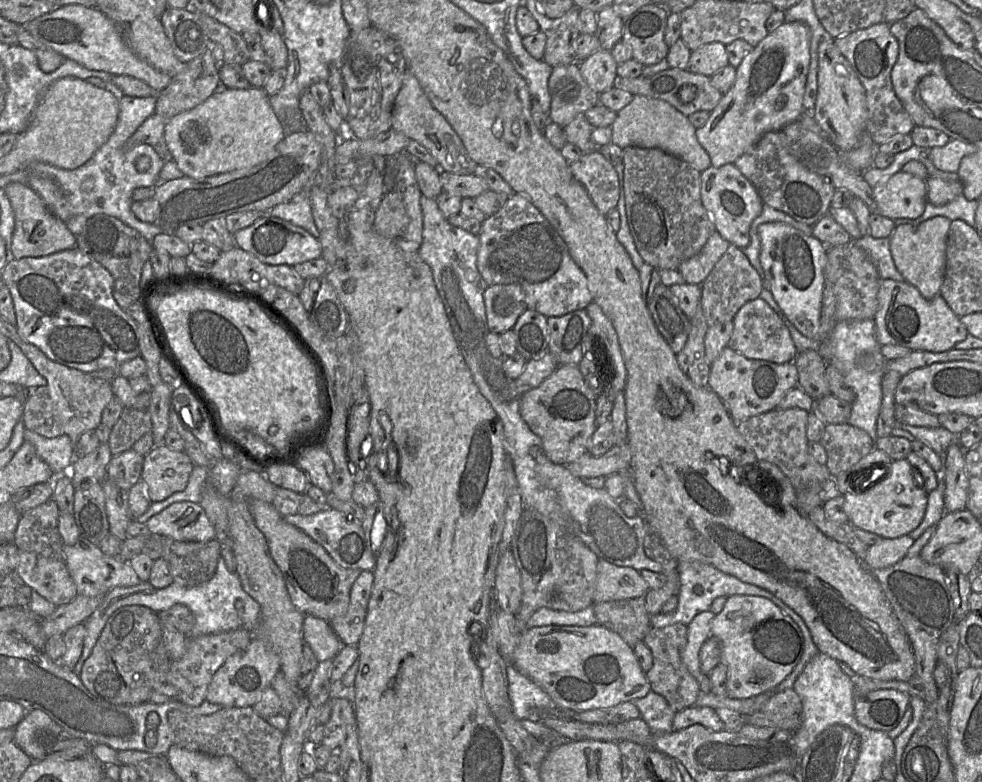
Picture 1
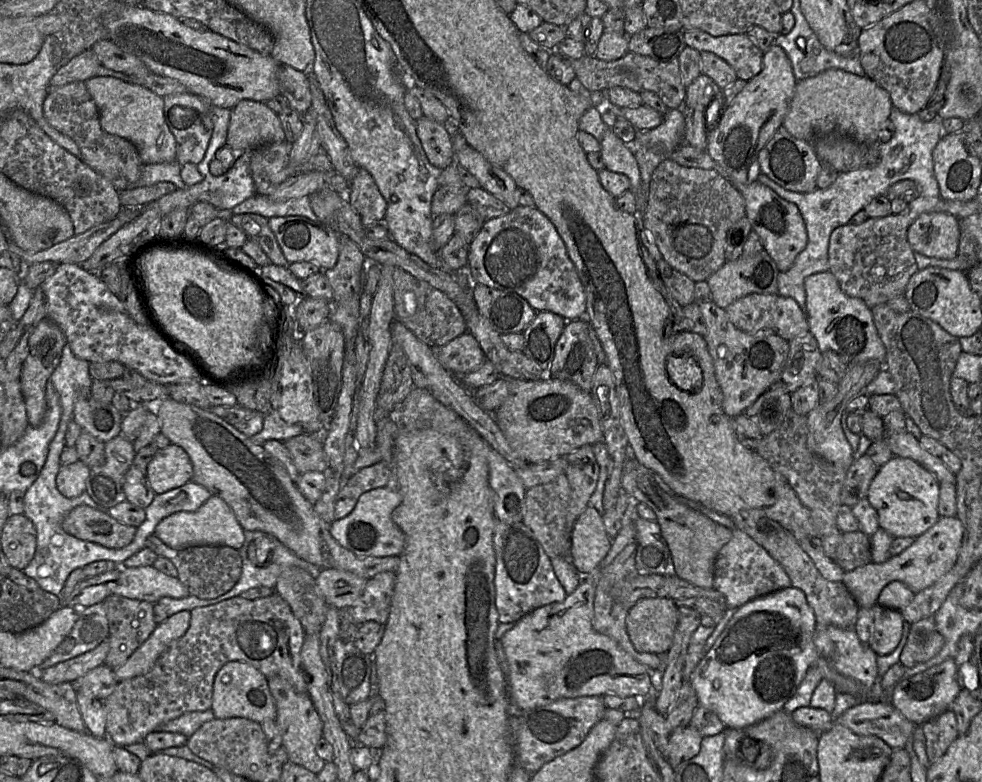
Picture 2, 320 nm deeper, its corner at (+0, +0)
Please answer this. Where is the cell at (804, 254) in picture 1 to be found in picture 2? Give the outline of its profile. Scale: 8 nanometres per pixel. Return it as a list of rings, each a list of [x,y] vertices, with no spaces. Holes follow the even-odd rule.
[[[830,271],[808,276],[804,287],[809,331],[816,338],[821,353],[834,351],[848,365],[877,360],[885,366],[885,346],[874,324],[872,310],[862,299],[846,295]]]

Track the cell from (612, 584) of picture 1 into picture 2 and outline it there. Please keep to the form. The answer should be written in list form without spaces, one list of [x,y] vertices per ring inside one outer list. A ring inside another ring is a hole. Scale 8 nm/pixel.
[[[588,505],[577,518],[571,533],[571,564],[578,574],[586,576],[605,558],[611,545],[602,514]]]

